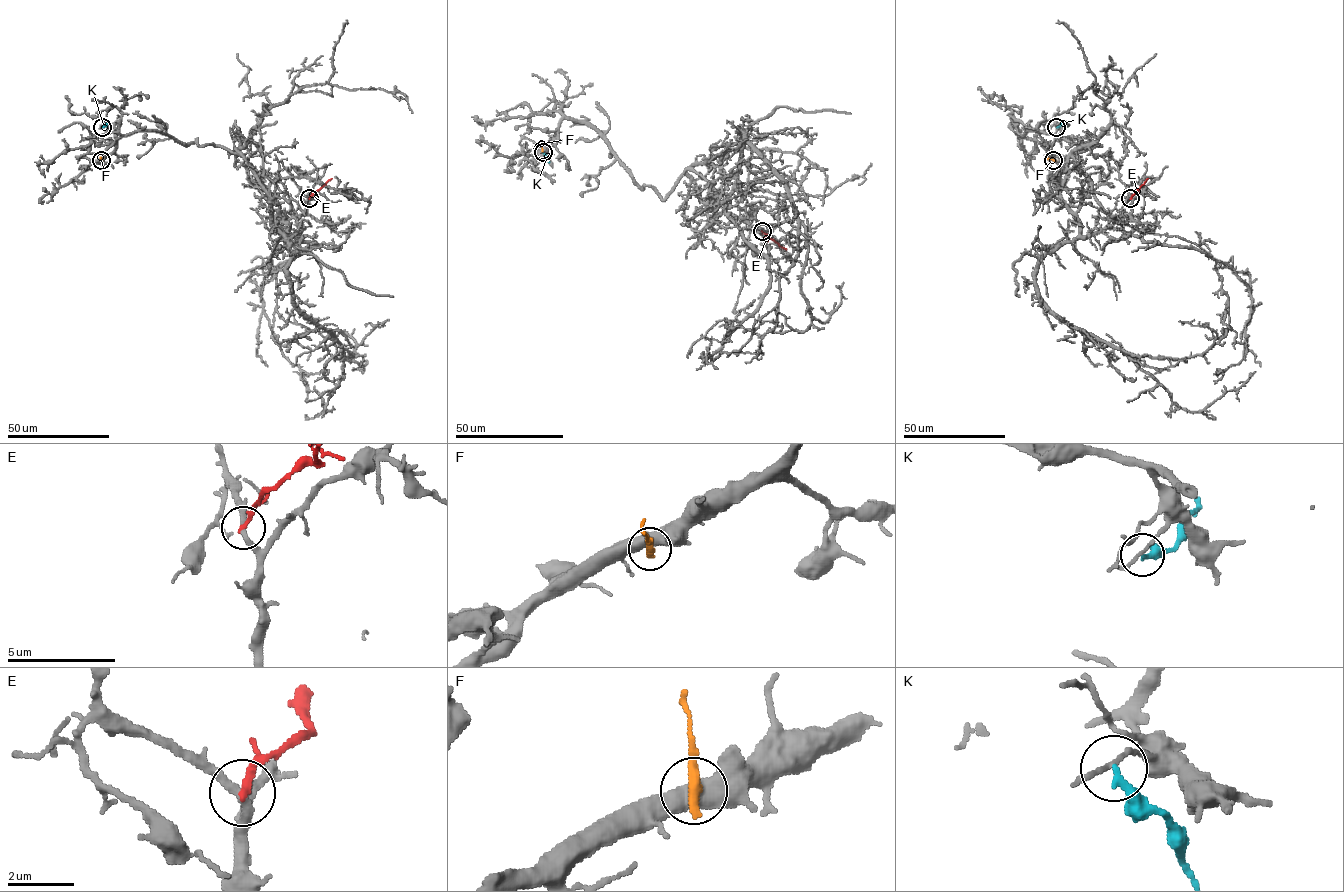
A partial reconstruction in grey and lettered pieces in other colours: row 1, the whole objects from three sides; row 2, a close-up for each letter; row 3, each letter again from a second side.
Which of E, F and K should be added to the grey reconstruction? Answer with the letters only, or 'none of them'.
none of them

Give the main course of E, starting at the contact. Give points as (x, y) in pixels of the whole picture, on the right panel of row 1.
E: (1130, 198), (1148, 178)

